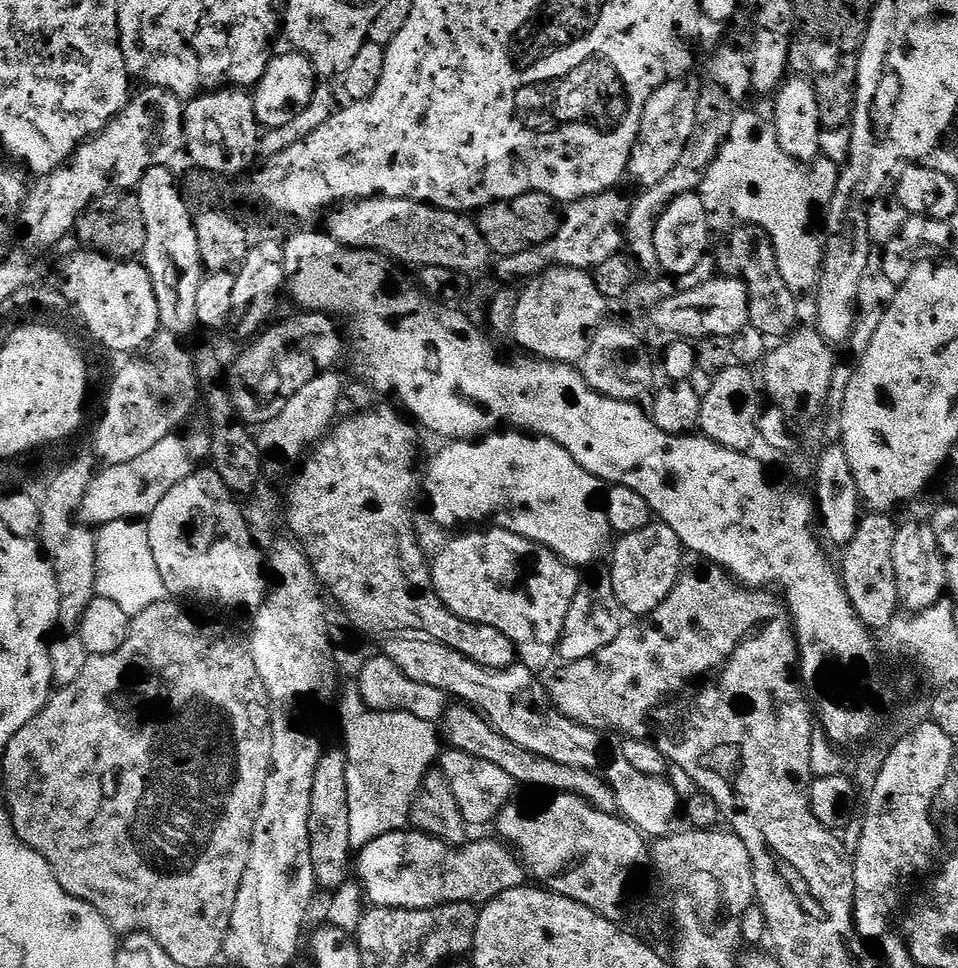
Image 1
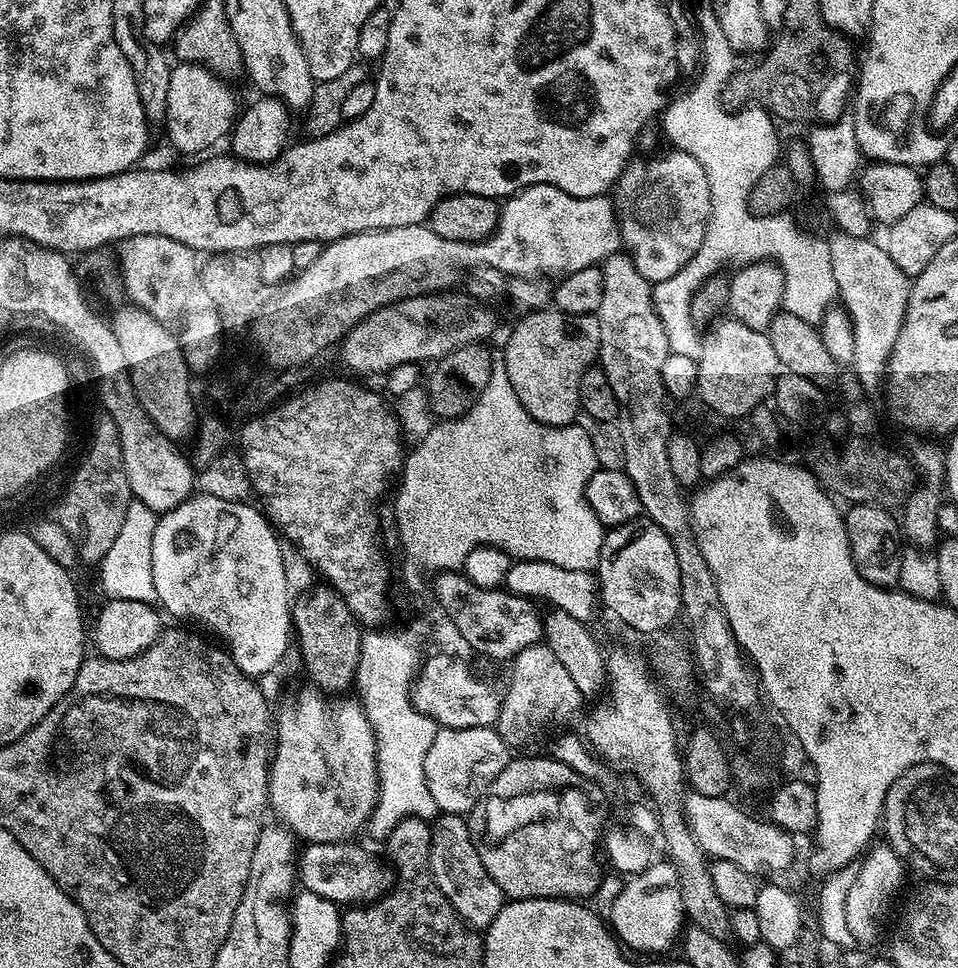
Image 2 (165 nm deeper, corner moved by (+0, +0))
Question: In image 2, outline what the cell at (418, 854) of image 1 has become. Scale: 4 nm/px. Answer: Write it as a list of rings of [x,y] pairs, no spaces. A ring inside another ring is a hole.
[[[356,842],[309,843],[298,856],[298,880],[303,891],[313,892],[337,906],[364,906],[375,902],[390,888],[390,872]]]

